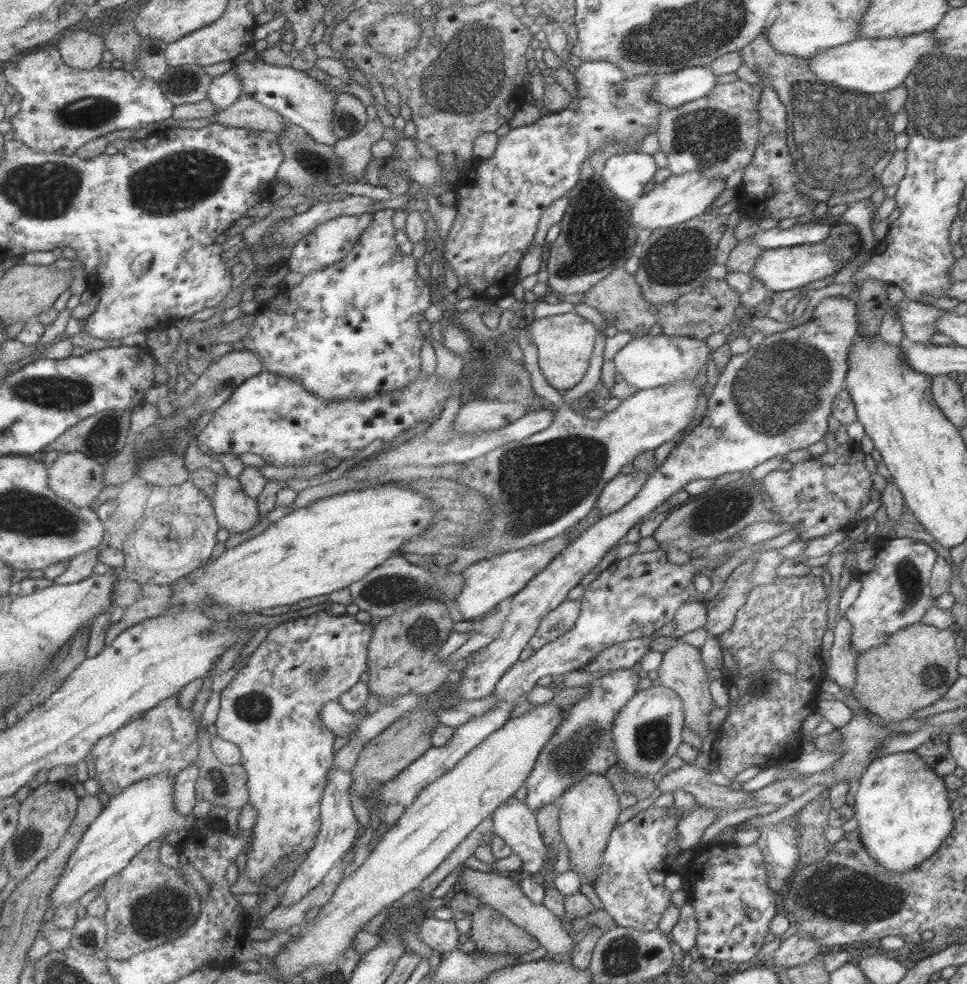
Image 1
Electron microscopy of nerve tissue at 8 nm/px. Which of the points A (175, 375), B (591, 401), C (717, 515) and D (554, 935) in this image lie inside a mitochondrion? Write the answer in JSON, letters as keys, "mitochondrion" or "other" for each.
{"A":"other","B":"other","C":"mitochondrion","D":"other"}

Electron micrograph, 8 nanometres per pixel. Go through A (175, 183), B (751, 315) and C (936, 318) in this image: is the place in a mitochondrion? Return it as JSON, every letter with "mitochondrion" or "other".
{"A":"mitochondrion","B":"other","C":"other"}

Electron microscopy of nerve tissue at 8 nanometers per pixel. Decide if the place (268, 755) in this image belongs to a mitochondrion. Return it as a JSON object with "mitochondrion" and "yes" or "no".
{"mitochondrion":"no"}

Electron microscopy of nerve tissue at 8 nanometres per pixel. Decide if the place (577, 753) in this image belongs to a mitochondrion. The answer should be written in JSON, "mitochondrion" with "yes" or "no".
{"mitochondrion":"yes"}

